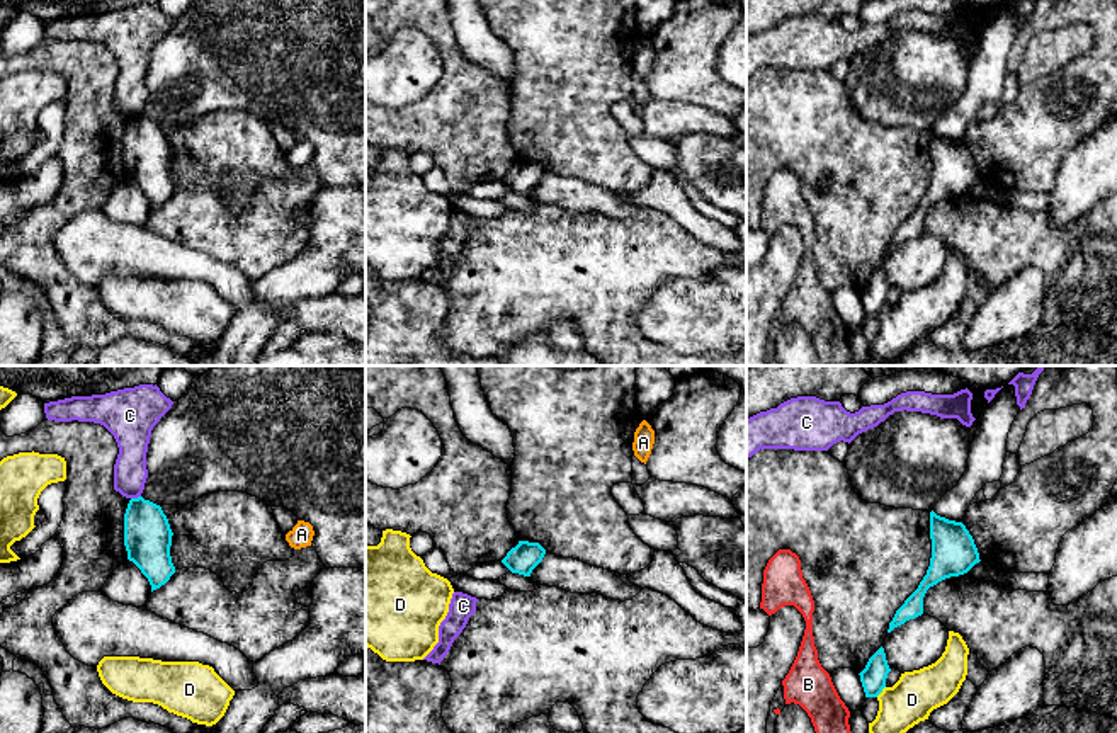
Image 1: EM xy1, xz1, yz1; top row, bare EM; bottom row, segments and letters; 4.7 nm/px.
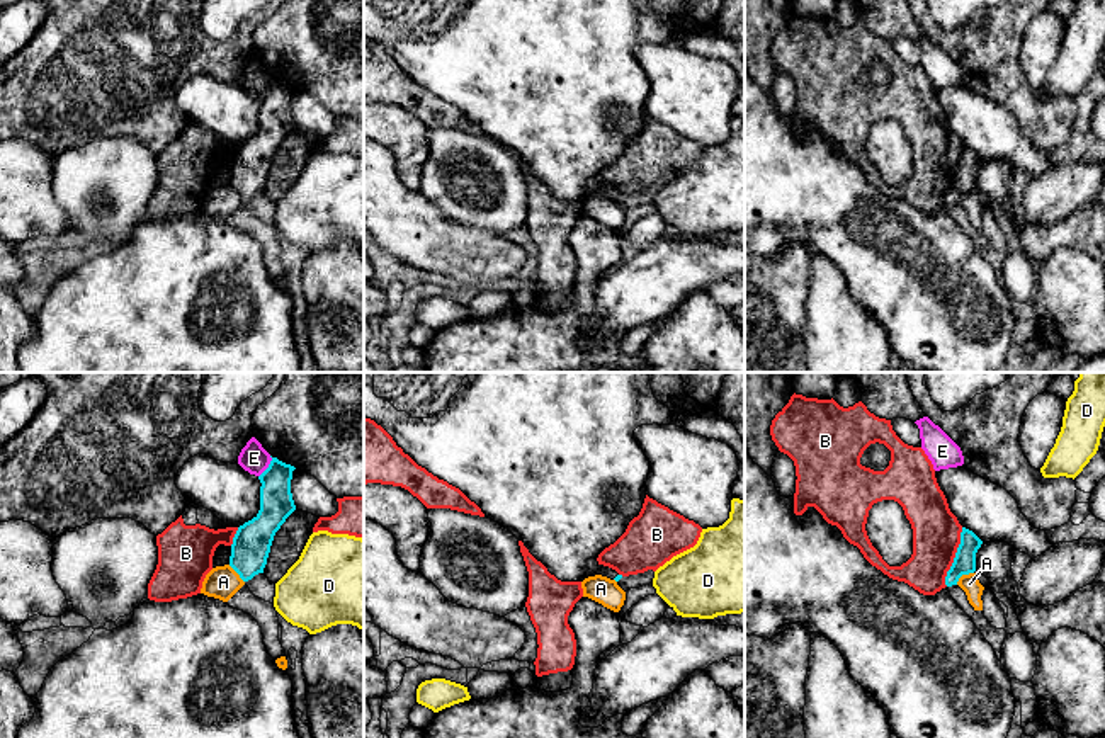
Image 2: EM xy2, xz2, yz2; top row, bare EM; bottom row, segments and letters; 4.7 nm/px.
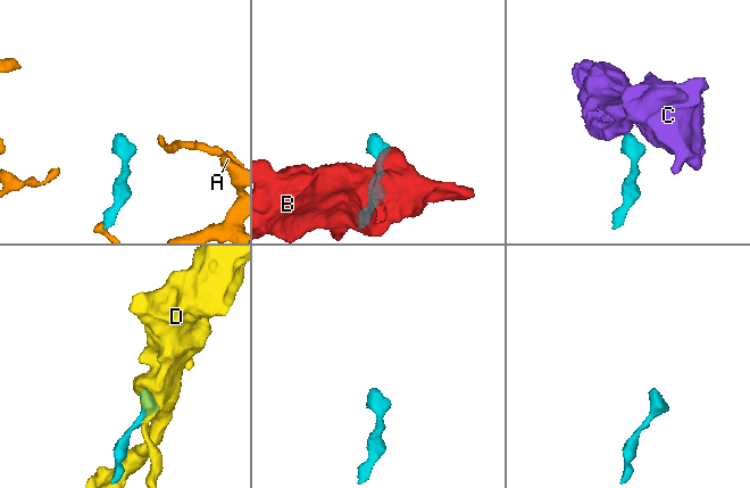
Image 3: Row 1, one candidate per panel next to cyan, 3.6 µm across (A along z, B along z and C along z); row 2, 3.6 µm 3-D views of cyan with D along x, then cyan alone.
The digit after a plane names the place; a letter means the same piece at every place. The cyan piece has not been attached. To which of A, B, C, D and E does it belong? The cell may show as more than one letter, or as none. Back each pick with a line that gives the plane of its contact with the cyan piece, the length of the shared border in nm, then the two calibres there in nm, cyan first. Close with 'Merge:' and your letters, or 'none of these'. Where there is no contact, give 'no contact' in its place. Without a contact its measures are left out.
Merge: none of these

